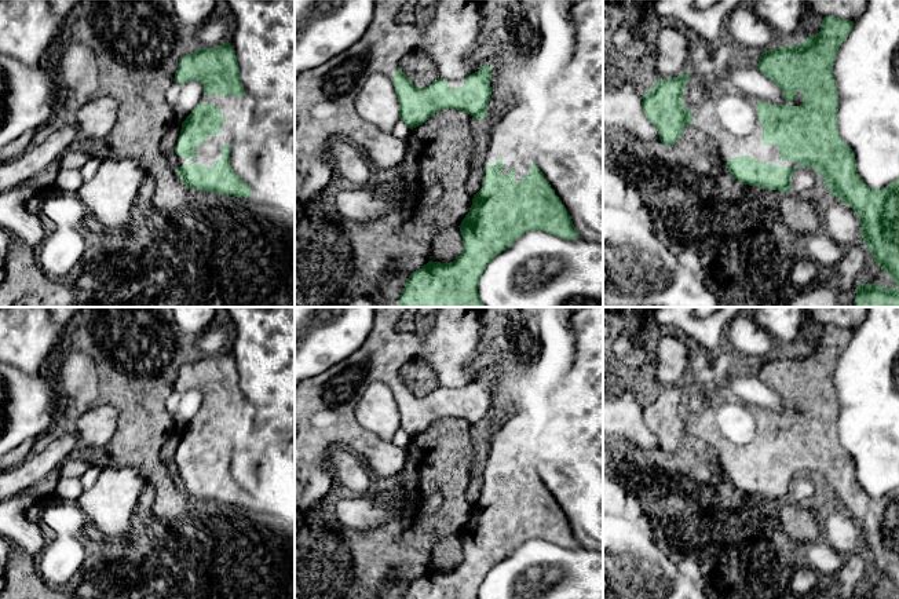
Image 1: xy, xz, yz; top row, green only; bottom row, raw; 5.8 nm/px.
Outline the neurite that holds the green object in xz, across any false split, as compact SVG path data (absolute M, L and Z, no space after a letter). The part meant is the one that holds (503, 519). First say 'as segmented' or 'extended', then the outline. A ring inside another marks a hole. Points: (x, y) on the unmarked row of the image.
as segmented | M500 465L496 474L485 474L485 494L474 503L472 514L458 534L463 544L461 563L450 571L430 569L409 584L403 599L478 599L487 573L525 541L538 538L563 548L578 547L571 525L538 475L530 472L530 482L518 493L515 478L509 476L505 485L500 482L504 479L503 470Z

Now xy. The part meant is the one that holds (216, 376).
as segmented | M229 350L215 357L198 357L184 364L175 381L175 390L180 394L197 388L204 394L205 403L237 403L244 405L244 394L240 387L240 376L235 359Z

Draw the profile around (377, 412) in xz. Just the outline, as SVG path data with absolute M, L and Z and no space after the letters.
M383 381L369 384L357 405L355 417L365 430L391 442L399 428L399 410L392 390Z

